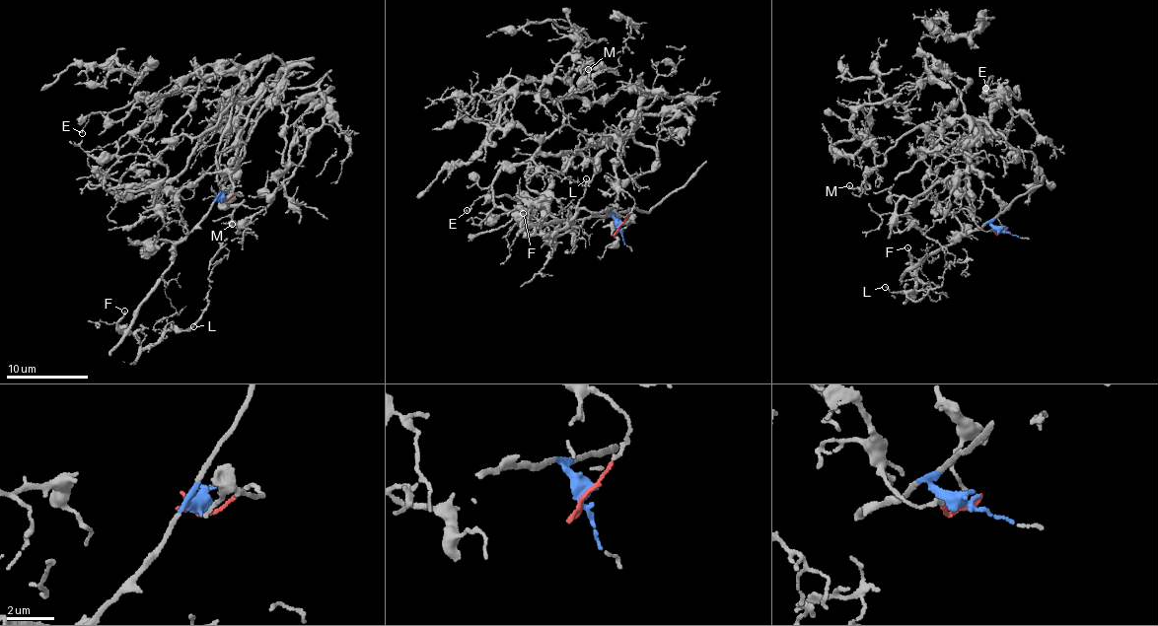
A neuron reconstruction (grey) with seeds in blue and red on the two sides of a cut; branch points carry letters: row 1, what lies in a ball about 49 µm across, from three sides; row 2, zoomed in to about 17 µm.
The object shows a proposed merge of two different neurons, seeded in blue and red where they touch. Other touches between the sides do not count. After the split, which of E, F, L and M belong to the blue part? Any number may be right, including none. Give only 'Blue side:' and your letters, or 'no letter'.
Blue side: F, L

